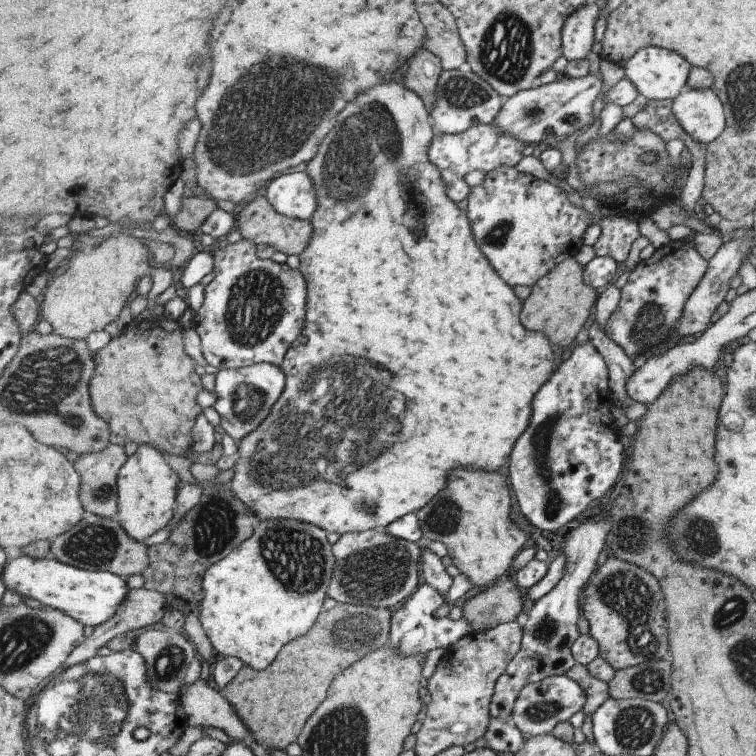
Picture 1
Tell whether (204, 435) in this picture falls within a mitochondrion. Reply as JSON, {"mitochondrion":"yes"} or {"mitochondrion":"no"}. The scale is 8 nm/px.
{"mitochondrion":"no"}

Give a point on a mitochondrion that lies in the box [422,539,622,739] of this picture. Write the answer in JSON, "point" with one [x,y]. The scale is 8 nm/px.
{"point":[544,708]}

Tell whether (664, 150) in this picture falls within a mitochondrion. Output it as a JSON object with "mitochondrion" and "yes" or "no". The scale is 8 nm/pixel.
{"mitochondrion":"no"}

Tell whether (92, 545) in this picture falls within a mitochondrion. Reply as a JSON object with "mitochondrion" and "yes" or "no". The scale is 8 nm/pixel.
{"mitochondrion":"yes"}

